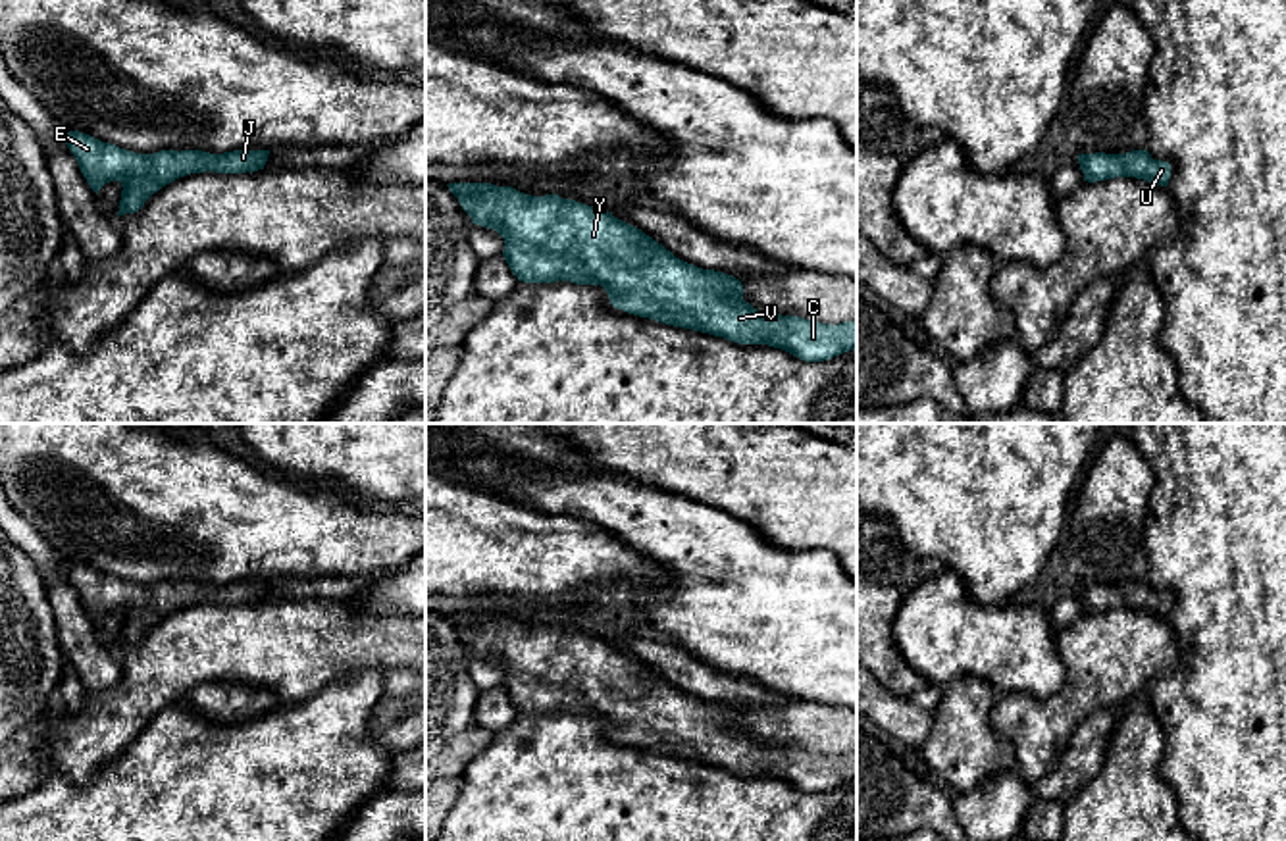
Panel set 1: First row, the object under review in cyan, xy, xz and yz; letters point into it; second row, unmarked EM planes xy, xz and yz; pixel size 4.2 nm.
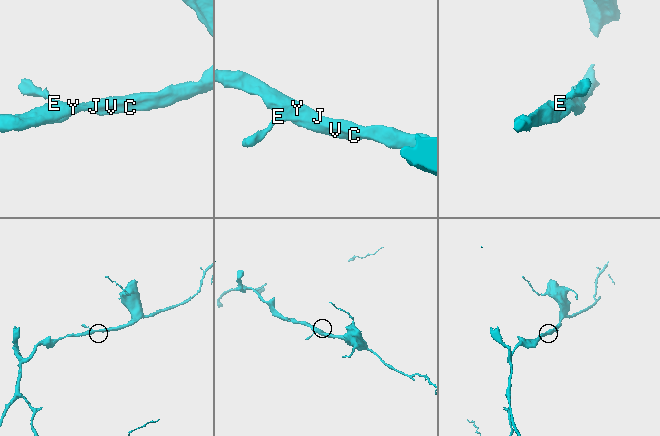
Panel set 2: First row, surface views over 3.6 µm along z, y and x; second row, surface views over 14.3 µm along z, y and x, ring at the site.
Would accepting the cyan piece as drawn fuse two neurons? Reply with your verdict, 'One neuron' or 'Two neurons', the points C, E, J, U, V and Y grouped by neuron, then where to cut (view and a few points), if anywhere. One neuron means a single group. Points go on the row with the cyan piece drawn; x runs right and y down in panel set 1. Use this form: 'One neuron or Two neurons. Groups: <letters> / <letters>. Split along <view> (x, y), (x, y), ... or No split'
One neuron. Groups: C E J U V Y. No split

